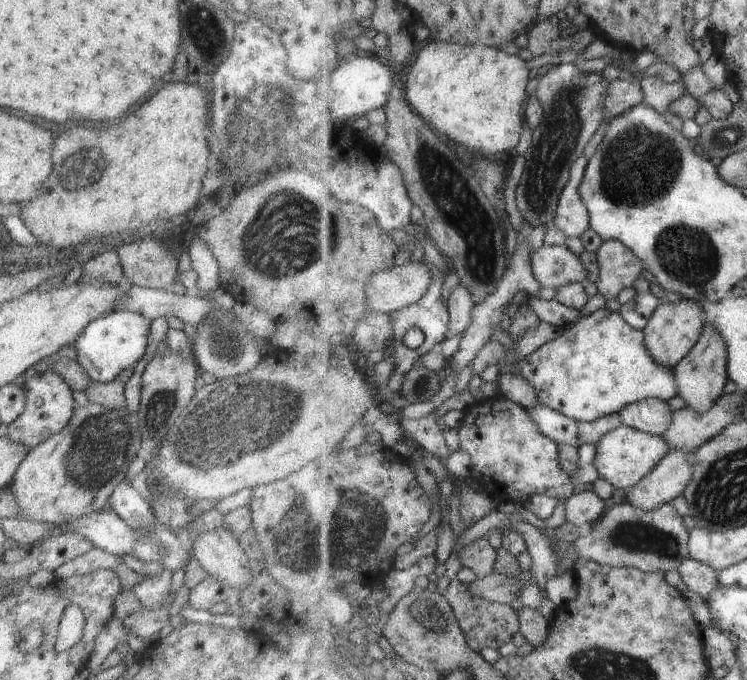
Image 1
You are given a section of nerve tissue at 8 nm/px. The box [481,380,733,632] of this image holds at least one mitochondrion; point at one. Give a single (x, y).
(629, 535)

